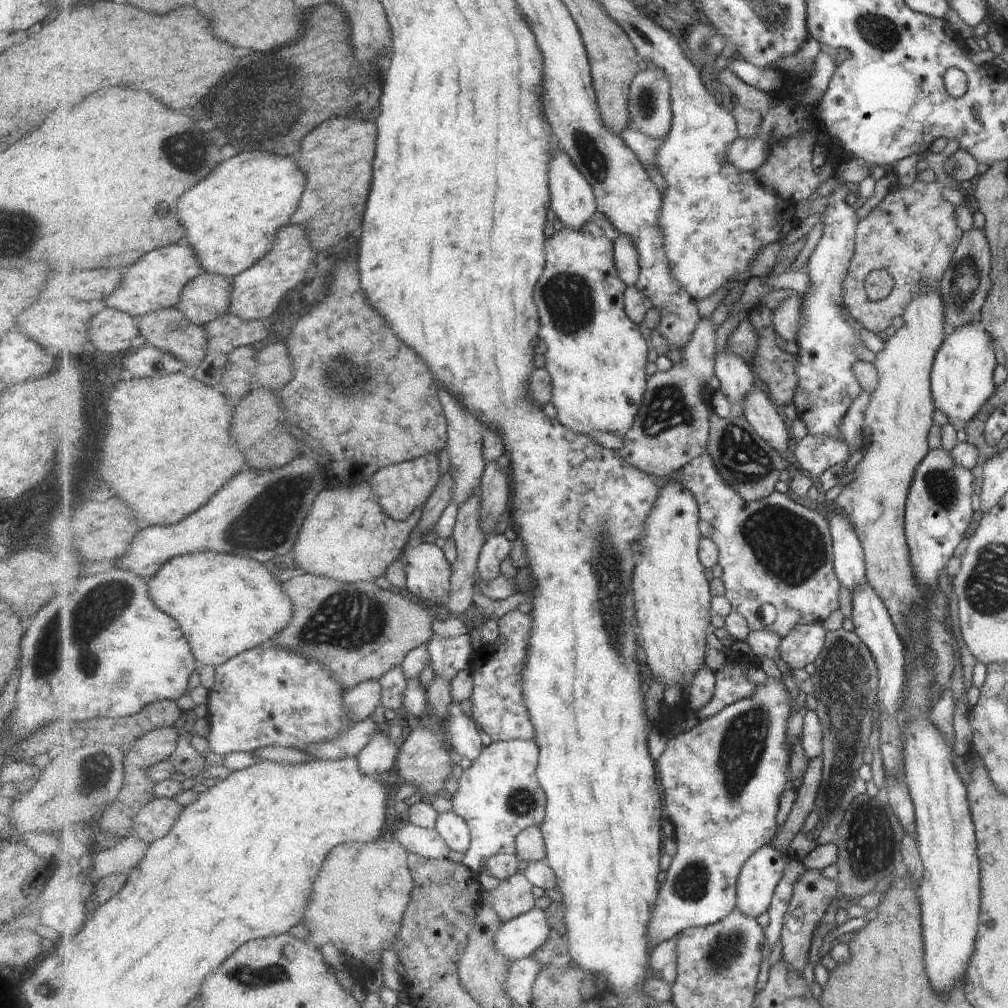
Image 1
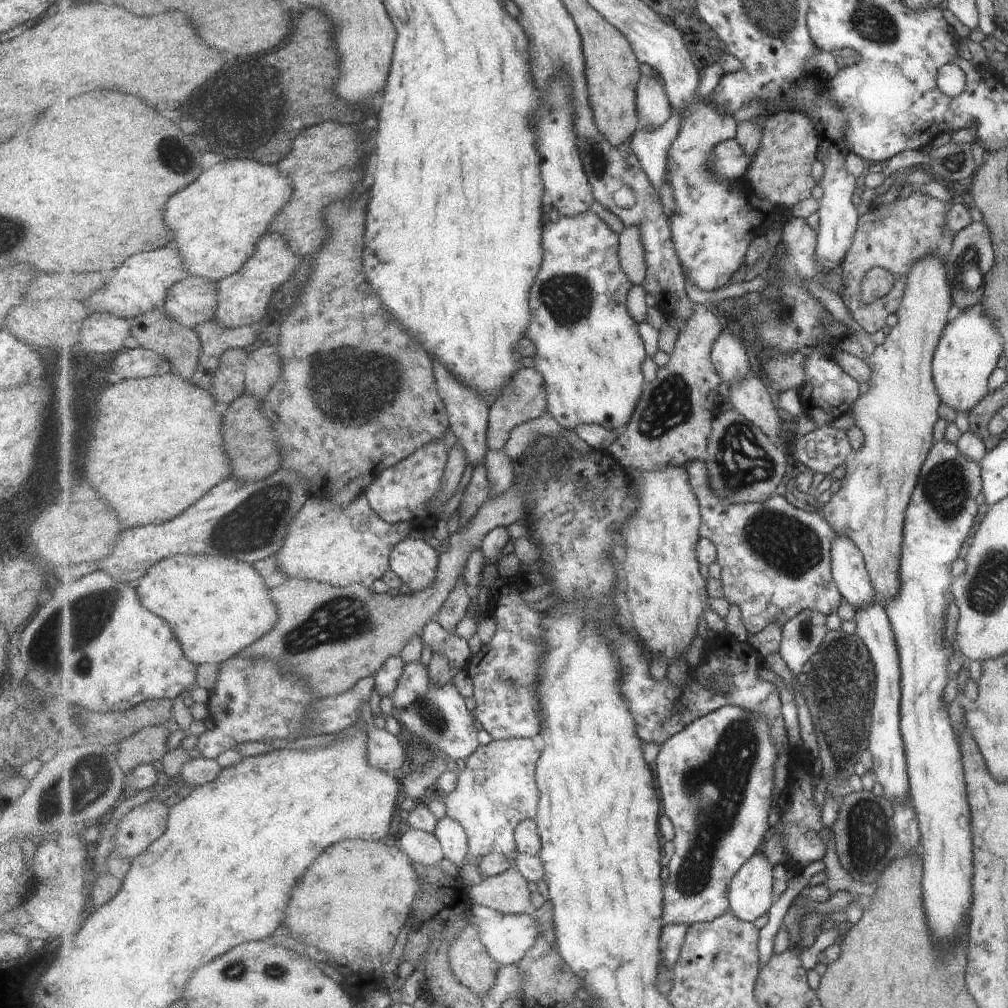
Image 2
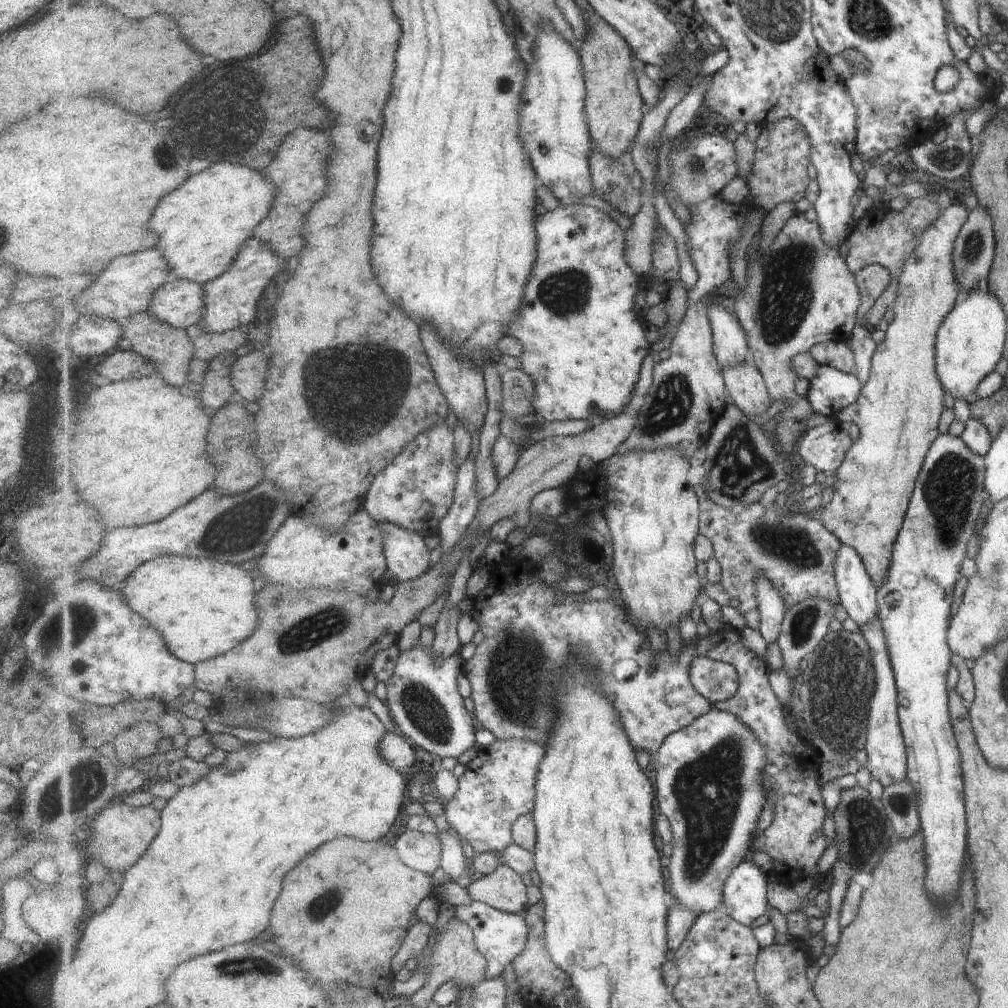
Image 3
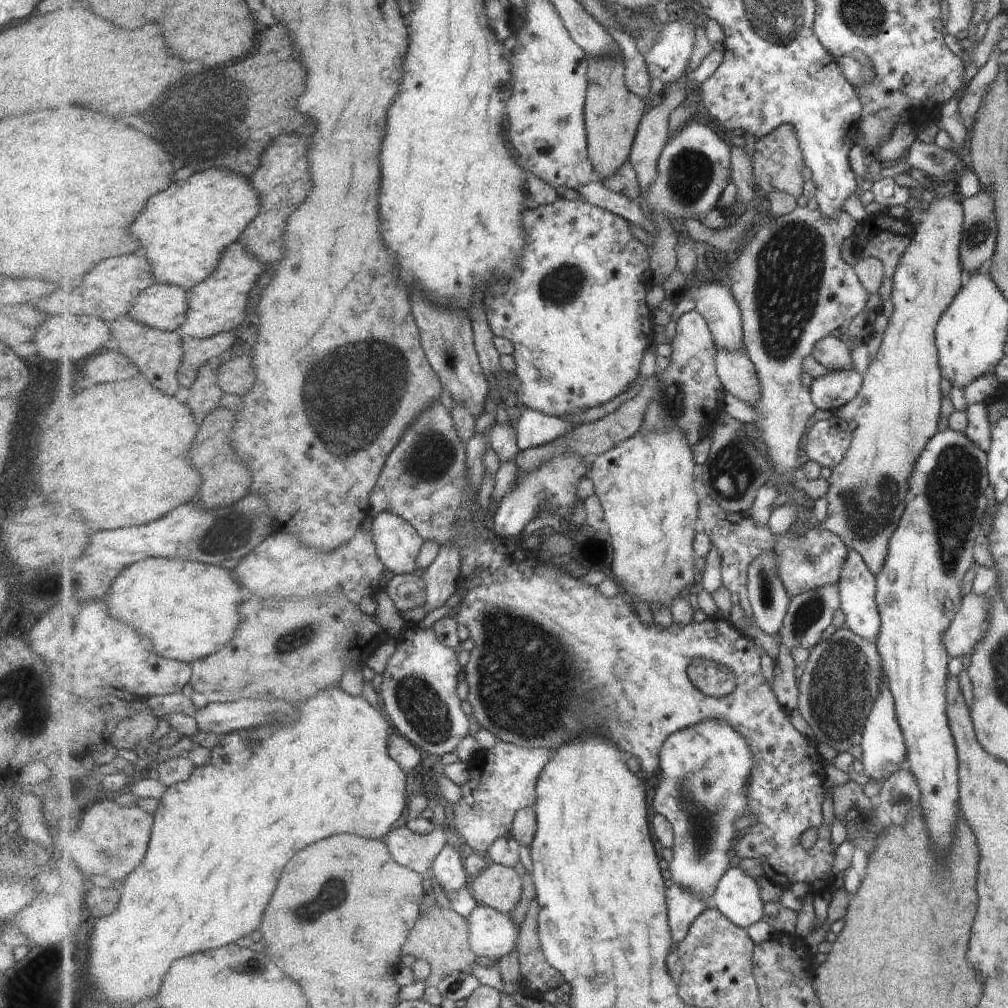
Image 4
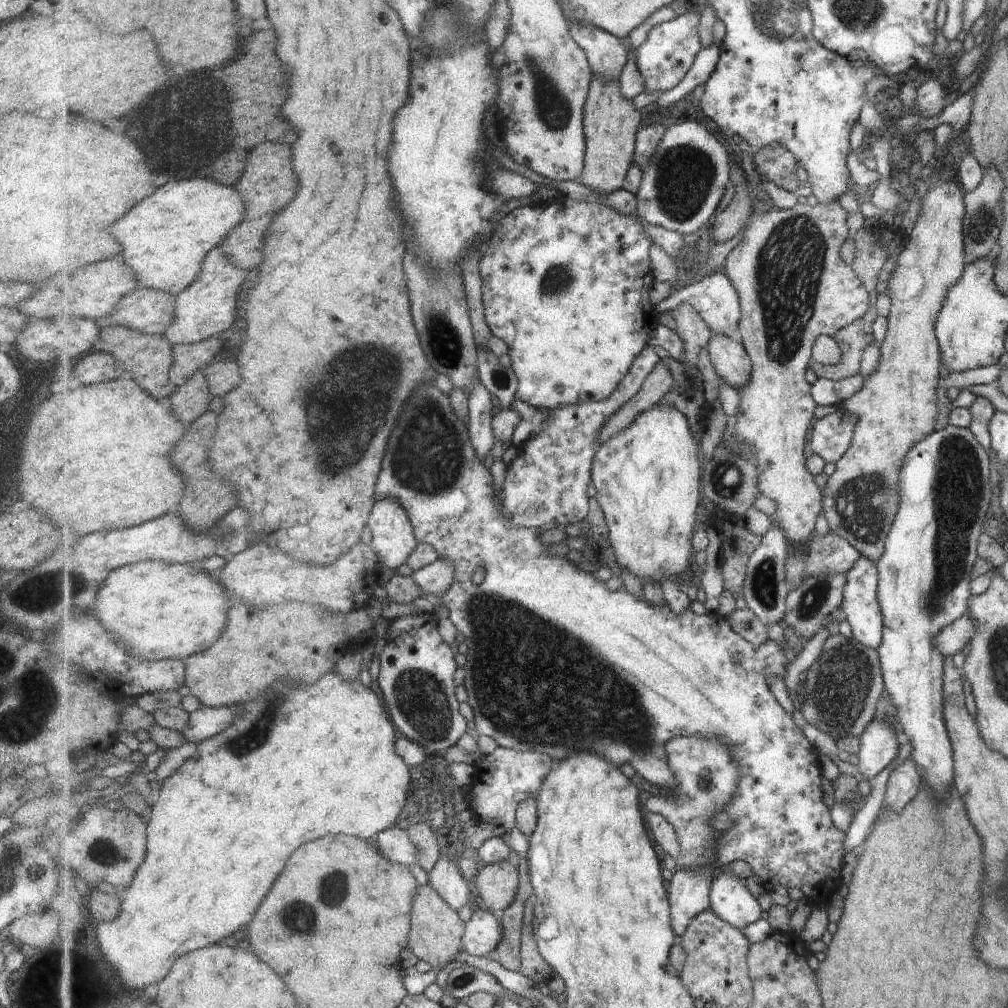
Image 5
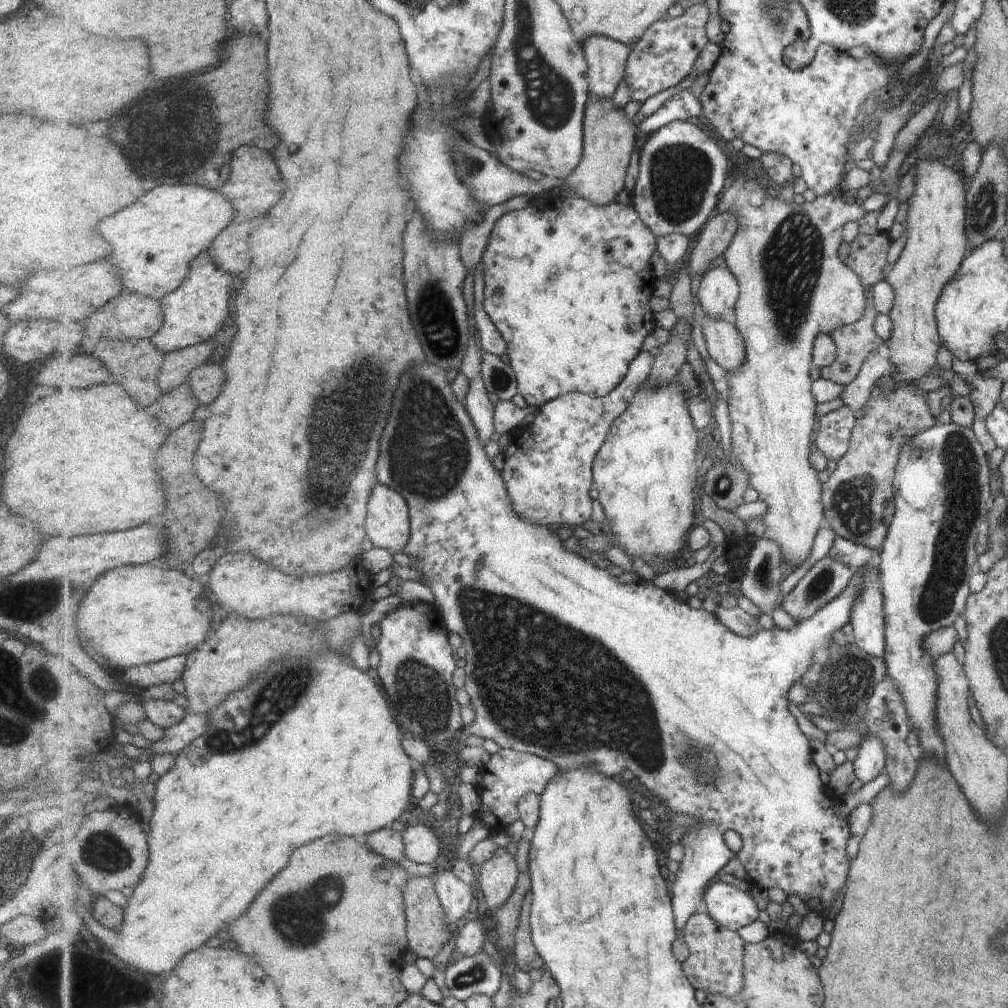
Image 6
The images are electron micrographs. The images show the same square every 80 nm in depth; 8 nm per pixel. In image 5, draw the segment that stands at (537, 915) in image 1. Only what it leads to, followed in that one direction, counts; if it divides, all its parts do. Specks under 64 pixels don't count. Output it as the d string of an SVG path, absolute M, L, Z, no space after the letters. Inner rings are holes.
M477 905L466 922L463 944L466 952L475 956L489 956L503 940L504 928L500 916L488 912L488 908Z

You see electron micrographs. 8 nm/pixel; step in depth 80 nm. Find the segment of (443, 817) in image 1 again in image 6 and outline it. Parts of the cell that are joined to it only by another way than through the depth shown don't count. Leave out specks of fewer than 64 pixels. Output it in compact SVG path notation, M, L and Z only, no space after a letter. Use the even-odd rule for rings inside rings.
M436 869L431 874L435 888L448 916L448 929L455 930L455 924L463 917L470 917L474 910L475 897L466 882L463 882L454 869Z

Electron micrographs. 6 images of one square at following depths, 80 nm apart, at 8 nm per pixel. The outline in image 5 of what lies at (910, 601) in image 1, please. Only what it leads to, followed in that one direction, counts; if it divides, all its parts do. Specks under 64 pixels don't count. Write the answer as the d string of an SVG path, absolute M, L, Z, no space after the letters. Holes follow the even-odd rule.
M931 173L927 191L921 197L919 216L916 219L904 249L895 260L888 280L890 311L886 316L887 328L881 342L877 366L867 375L865 386L843 404L843 410L855 412L857 421L852 427L851 446L835 464L836 470L823 489L823 506L829 526L834 533L850 542L854 549L874 565L883 556L886 536L899 504L898 472L906 452L923 440L937 427L936 390L938 387L939 352L934 335L937 313L942 307L947 291L961 276L965 265L963 252L962 218L965 209L956 180L943 182L938 173Z

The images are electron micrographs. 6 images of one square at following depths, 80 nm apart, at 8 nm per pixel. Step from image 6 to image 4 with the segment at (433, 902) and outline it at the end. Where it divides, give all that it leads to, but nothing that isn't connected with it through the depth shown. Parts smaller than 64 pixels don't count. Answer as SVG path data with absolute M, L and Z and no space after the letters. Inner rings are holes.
M434 904L434 907L424 915L419 917L417 924L410 932L410 936L407 939L406 946L403 947L403 956L410 954L414 958L424 959L431 966L431 973L427 978L426 986L434 986L437 988L438 984L445 980L449 975L453 973L471 973L471 966L473 964L481 964L480 958L475 954L475 951L470 945L470 928L467 919L459 915L455 910L442 910L439 906Z

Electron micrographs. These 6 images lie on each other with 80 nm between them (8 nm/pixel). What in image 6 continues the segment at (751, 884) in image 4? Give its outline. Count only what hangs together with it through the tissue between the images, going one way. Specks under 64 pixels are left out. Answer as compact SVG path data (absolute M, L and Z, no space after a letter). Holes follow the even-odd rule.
M713 880L703 895L703 908L721 926L738 931L759 920L759 906L747 891Z

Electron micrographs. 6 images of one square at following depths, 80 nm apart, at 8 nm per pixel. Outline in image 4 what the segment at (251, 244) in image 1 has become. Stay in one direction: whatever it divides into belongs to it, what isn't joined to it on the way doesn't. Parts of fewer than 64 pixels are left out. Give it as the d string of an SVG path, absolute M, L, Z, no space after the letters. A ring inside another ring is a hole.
M207 169L207 172L191 176L185 182L174 182L167 192L161 192L151 198L145 212L133 224L131 232L141 241L141 251L149 257L159 283L174 284L189 290L216 272L225 251L240 240L243 232L261 212L259 192L255 190L249 178L238 174L237 171L231 172L231 169Z

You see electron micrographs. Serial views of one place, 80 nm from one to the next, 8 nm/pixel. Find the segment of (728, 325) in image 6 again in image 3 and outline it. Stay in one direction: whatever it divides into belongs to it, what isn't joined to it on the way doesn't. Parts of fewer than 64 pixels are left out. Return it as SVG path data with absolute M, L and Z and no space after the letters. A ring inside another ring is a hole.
M747 361L736 367L723 369L728 394L746 415L761 416L774 400L770 395L764 374L753 364Z

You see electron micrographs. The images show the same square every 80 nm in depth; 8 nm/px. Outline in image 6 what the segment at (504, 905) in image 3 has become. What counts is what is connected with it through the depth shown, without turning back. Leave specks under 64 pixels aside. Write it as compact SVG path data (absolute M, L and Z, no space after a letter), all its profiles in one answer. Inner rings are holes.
M498 848L495 856L478 868L477 875L488 908L495 909L511 898L521 878L518 860L505 848Z

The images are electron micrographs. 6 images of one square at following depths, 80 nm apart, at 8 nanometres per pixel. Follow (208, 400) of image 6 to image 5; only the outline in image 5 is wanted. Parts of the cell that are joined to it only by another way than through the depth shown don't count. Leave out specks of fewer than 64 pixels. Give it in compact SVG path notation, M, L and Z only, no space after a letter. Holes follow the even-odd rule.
M235 360L211 363L203 372L208 378L208 385L213 396L227 396L231 390L235 390L243 382L239 364Z

